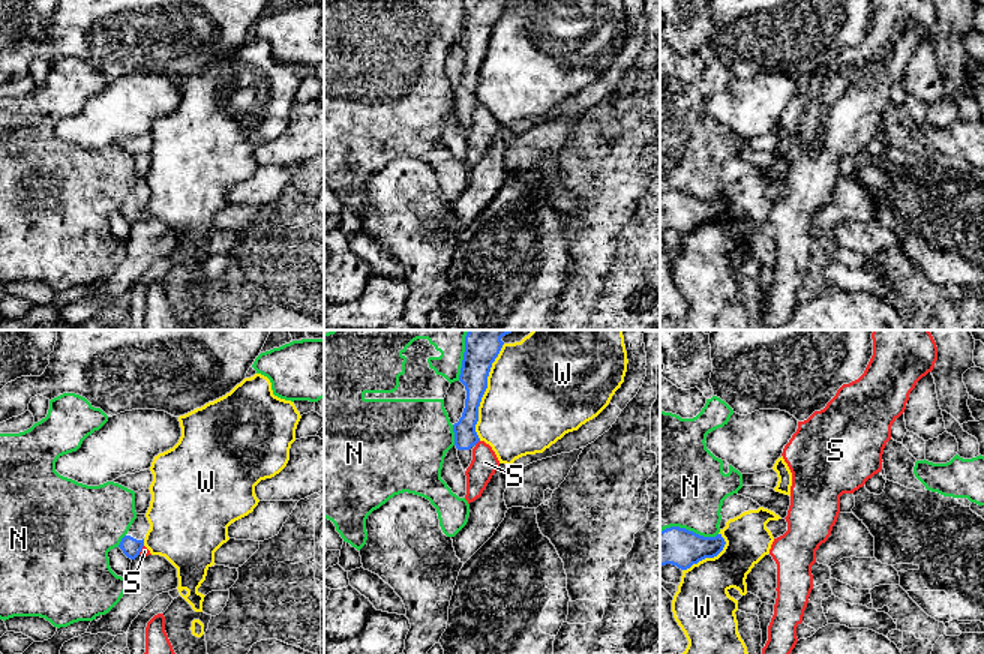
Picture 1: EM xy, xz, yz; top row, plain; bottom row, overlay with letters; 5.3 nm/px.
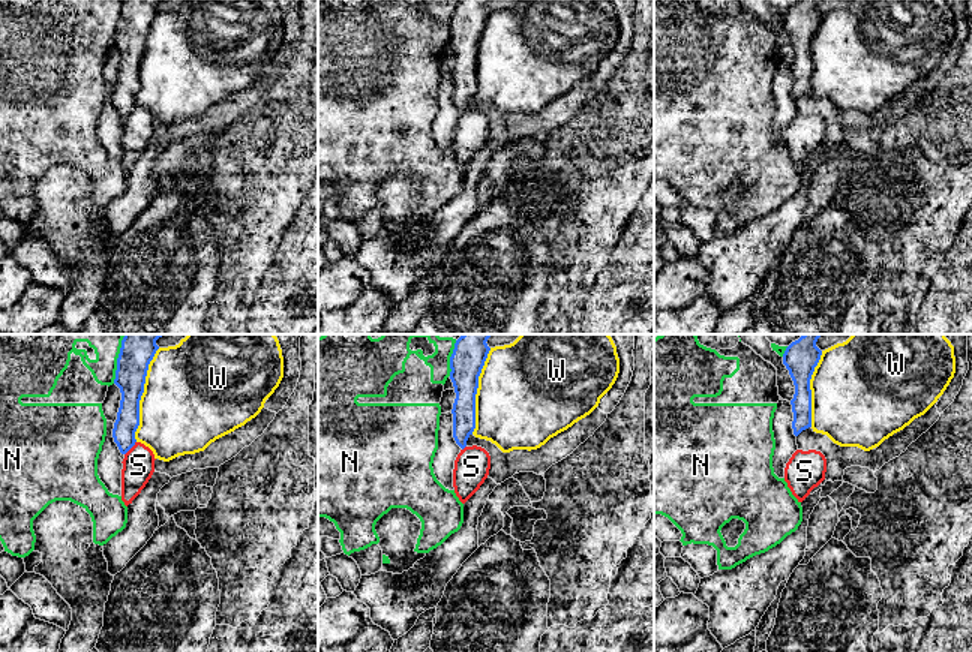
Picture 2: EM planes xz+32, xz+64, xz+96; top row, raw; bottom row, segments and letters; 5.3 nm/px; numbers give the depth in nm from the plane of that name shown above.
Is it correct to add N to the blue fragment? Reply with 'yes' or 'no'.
no

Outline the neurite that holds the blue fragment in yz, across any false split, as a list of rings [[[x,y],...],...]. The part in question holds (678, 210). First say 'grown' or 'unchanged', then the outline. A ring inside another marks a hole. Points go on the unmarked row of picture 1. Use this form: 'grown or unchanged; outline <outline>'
unchanged; outline [[[680,190],[666,192],[660,195],[660,231],[672,228],[687,234],[705,222],[717,220],[724,208],[722,198],[704,201]]]

